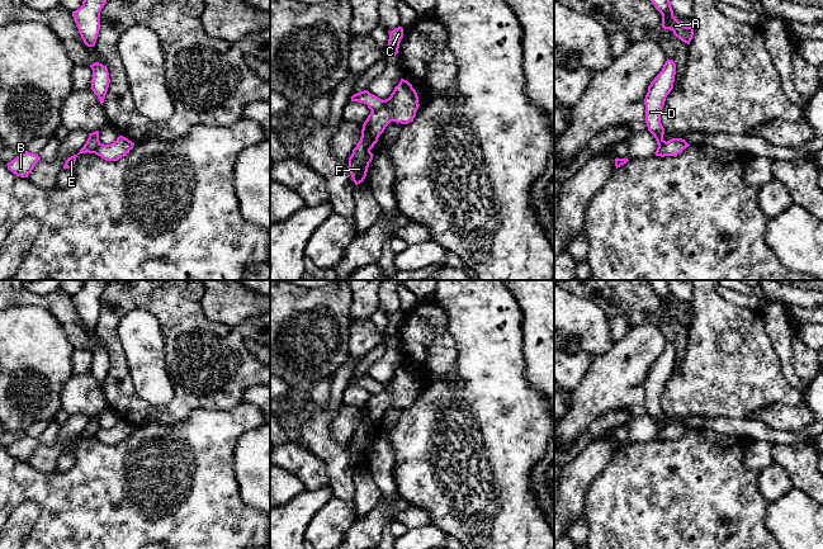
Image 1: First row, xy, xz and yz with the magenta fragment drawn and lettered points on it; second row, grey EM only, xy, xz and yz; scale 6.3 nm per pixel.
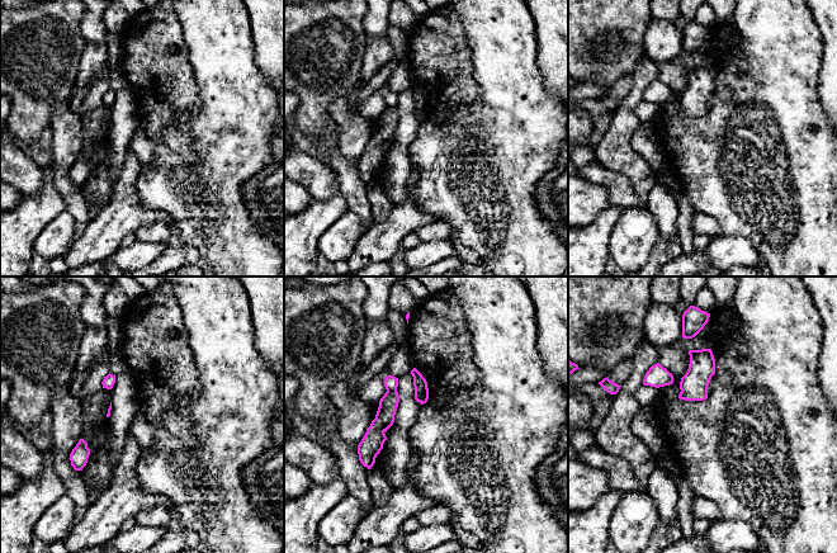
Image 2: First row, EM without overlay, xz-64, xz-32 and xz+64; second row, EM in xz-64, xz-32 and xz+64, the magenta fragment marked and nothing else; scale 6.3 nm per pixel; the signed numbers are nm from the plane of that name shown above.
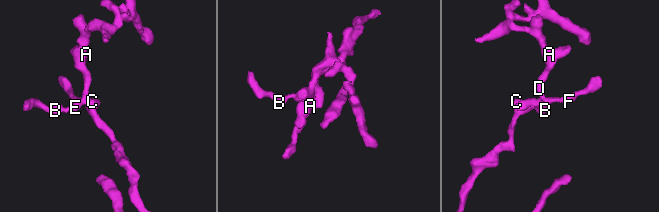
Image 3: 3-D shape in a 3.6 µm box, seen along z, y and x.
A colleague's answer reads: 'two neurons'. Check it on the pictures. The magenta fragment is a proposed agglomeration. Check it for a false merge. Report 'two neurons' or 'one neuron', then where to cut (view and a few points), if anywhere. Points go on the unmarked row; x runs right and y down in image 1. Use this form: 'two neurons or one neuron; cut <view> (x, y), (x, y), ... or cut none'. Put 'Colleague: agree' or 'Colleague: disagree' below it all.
two neurons; cut xz (384, 384), (379, 392), (372, 394)
Colleague: agree

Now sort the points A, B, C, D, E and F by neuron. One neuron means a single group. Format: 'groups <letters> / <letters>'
groups A B D E / C F

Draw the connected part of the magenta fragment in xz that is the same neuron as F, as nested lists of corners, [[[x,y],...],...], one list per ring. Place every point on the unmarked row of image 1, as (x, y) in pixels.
[[[401,363],[393,377],[378,394],[372,394],[363,408],[361,421],[349,441],[349,456],[355,469],[364,465],[373,444],[370,434],[378,426],[391,406],[407,408],[413,404],[418,393],[418,380],[412,369]]]

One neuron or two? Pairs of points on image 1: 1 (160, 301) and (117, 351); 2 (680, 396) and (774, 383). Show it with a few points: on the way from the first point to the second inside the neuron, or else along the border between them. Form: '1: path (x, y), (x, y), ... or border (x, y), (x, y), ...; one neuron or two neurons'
1: path (140, 301), (129, 301), (112, 318), (112, 331); one neuron
2: path (703, 387), (751, 383); one neuron

